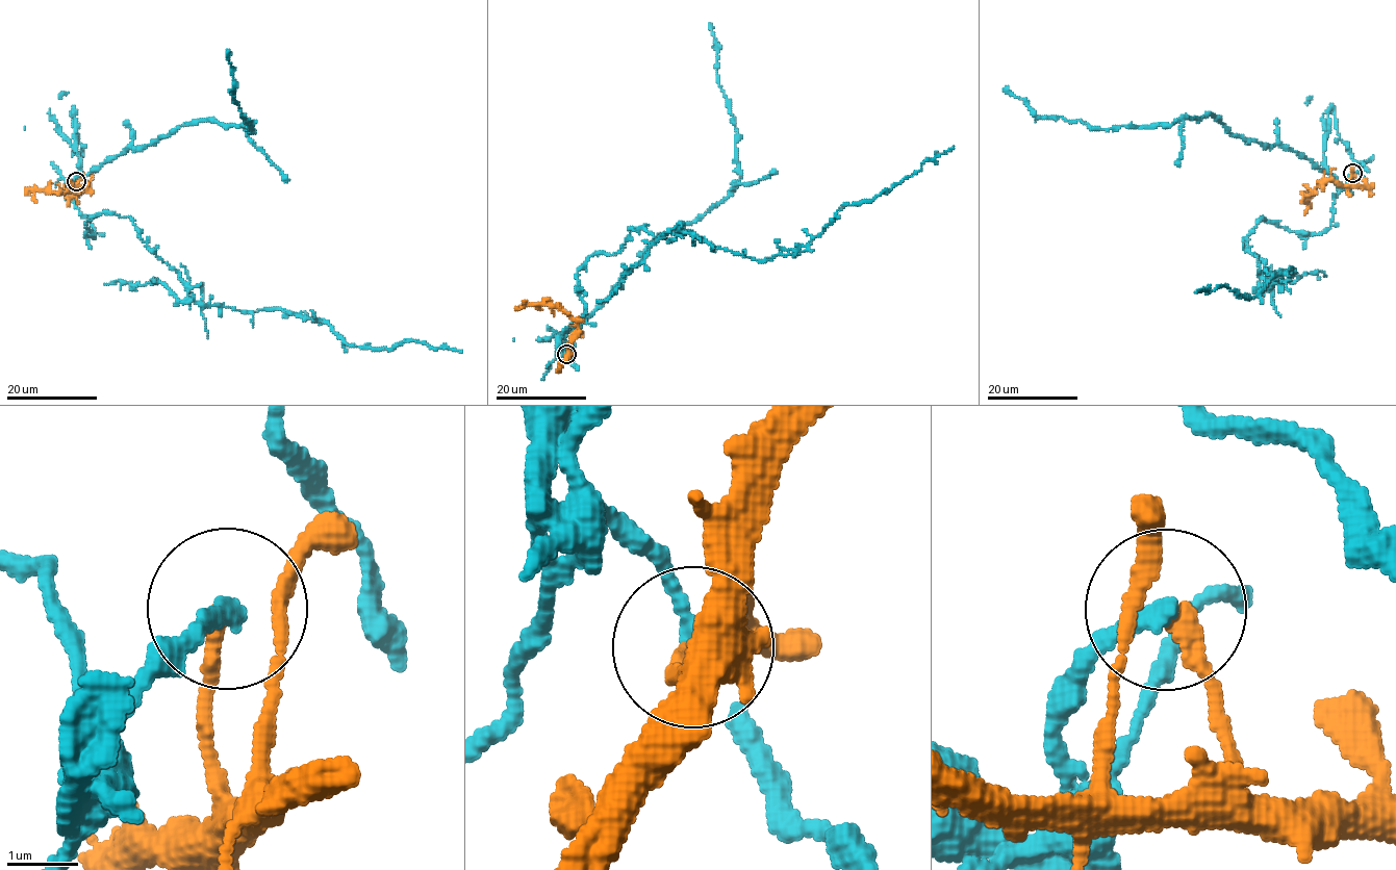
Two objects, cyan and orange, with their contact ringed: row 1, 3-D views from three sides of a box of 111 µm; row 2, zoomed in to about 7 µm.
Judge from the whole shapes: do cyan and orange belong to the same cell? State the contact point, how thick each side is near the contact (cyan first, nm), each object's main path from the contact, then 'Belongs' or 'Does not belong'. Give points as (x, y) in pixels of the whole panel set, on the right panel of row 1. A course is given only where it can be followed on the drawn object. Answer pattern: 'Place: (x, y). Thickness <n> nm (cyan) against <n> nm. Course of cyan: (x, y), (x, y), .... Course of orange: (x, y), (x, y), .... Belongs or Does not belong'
Place: (1352, 173). Thickness 240 nm (cyan) against 150 nm. Course of cyan: (1352, 174), (1323, 233), (1263, 216), (1244, 240), (1265, 286), (1290, 278), (1248, 299), (1195, 291). Course of orange: (1352, 174), (1356, 183), (1353, 185), (1338, 185), (1325, 180), (1308, 199), (1311, 207). Does not belong

